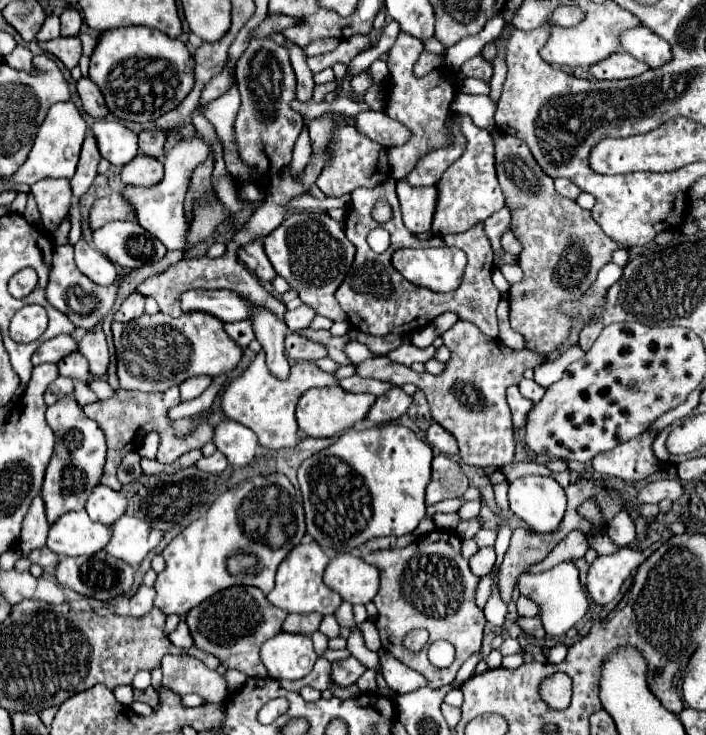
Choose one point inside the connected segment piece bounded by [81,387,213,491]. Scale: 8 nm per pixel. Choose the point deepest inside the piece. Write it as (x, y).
(126, 418)

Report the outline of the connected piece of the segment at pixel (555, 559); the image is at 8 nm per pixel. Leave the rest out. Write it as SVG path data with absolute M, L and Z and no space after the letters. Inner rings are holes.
M571 531L541 563L533 565L531 571L545 571L551 565L557 565L561 561L573 561L573 559L581 559L585 555L585 551L589 549L587 537L581 531Z

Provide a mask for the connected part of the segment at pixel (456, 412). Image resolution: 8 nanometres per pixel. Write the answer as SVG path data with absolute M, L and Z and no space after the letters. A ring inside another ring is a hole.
M457 321L449 331L441 335L444 345L451 351L451 359L445 363L445 371L439 375L415 373L401 363L393 363L389 357L375 357L367 363L361 363L357 375L387 381L391 385L413 383L421 389L429 401L431 417L455 435L461 459L473 467L505 467L513 461L515 443L513 443L513 423L511 411L505 401L505 389L517 385L523 379L527 367L537 367L547 361L545 355L535 355L533 351L513 351L503 347L499 339L483 335L473 323Z

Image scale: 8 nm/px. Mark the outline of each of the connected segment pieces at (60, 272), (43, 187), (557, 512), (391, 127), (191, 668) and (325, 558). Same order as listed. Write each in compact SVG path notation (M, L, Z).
M59 247L59 253L53 255L53 267L51 267L51 277L49 277L49 285L47 285L47 301L59 309L61 313L65 313L77 327L93 327L97 325L113 307L115 295L117 295L117 285L119 279L111 285L111 287L99 287L95 285L89 277L85 277L73 259L73 247Z
M43 179L31 185L31 195L35 197L43 225L49 231L55 229L69 213L71 185L67 179Z
M525 475L509 483L509 507L533 531L553 531L565 513L565 491L553 477Z
M371 109L355 115L355 129L377 143L383 143L385 147L403 145L411 137L407 127L387 117L385 113L375 113Z
M165 655L161 669L163 685L177 695L197 693L205 703L223 703L227 697L225 679L191 655Z
M315 541L311 543L301 543L297 545L285 561L277 569L277 579L275 579L275 589L267 595L267 599L287 611L287 613L321 613L321 615L333 615L337 607L341 605L341 597L329 589L323 583L323 571L329 563L329 555L325 549L321 549Z

